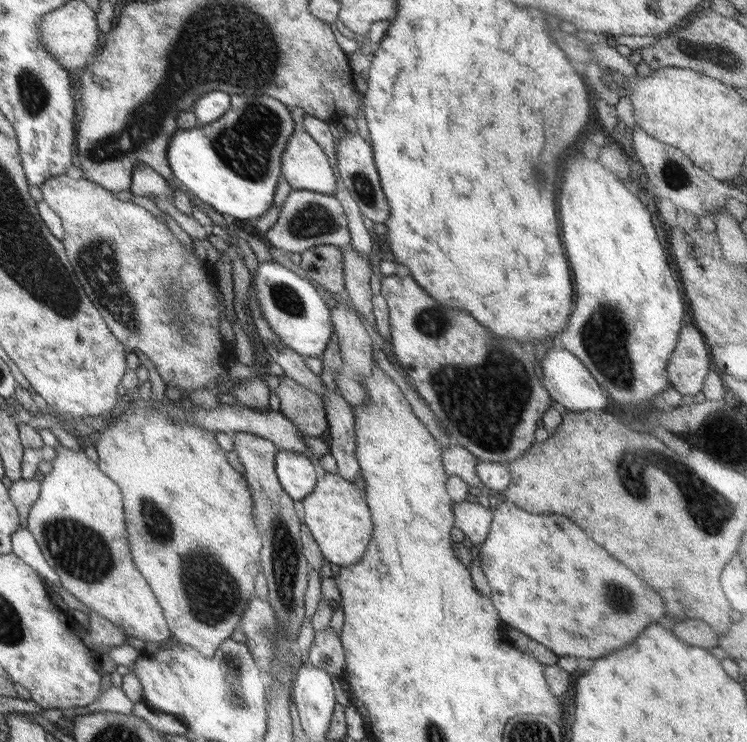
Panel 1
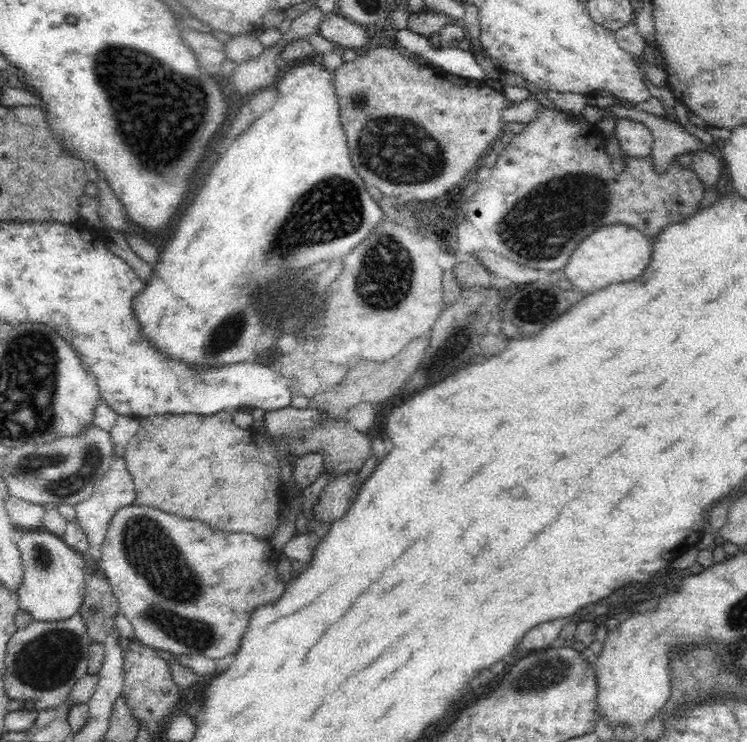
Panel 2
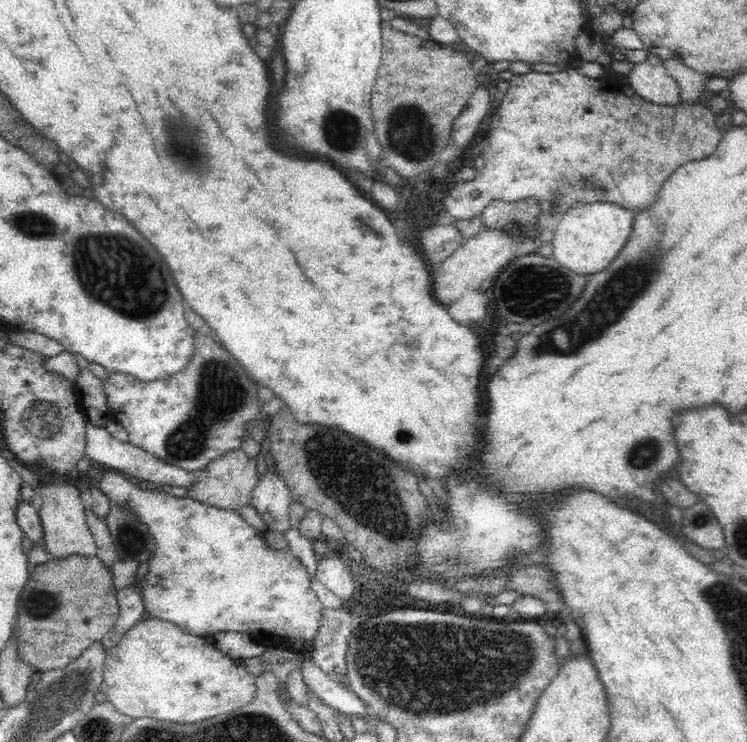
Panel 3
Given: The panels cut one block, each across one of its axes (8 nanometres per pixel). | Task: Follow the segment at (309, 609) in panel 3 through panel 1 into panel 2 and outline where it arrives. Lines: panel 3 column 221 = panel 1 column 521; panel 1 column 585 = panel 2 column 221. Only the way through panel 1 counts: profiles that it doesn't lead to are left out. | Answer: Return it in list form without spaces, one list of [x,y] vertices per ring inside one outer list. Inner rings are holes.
[[[126,506],[120,508],[114,518],[110,520],[108,532],[106,532],[106,540],[101,546],[100,566],[104,572],[110,587],[114,592],[114,596],[119,603],[119,613],[123,614],[134,630],[135,638],[144,646],[156,649],[157,651],[168,652],[172,655],[188,654],[201,655],[206,658],[224,658],[233,655],[238,650],[239,640],[242,638],[243,632],[246,630],[248,620],[252,616],[252,610],[264,602],[274,602],[278,600],[278,596],[284,592],[284,584],[278,580],[276,574],[276,558],[269,549],[269,543],[256,540],[250,534],[230,534],[230,536],[220,536],[220,534],[212,534],[210,528],[206,528],[206,524],[200,522],[192,522],[192,520],[176,520],[171,514],[166,514],[155,508],[146,508],[145,506]]]

